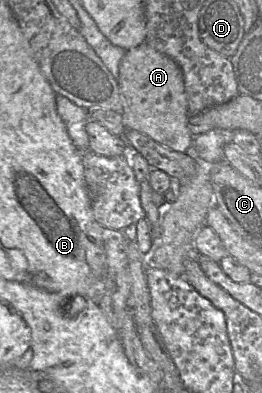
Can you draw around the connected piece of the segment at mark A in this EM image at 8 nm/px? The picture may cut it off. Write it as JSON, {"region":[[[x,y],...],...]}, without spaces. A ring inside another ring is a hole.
{"region":[[[147,42],[125,52],[119,64],[118,85],[123,99],[123,123],[166,148],[194,156],[193,136],[188,129],[188,100],[183,73],[169,56]]]}

